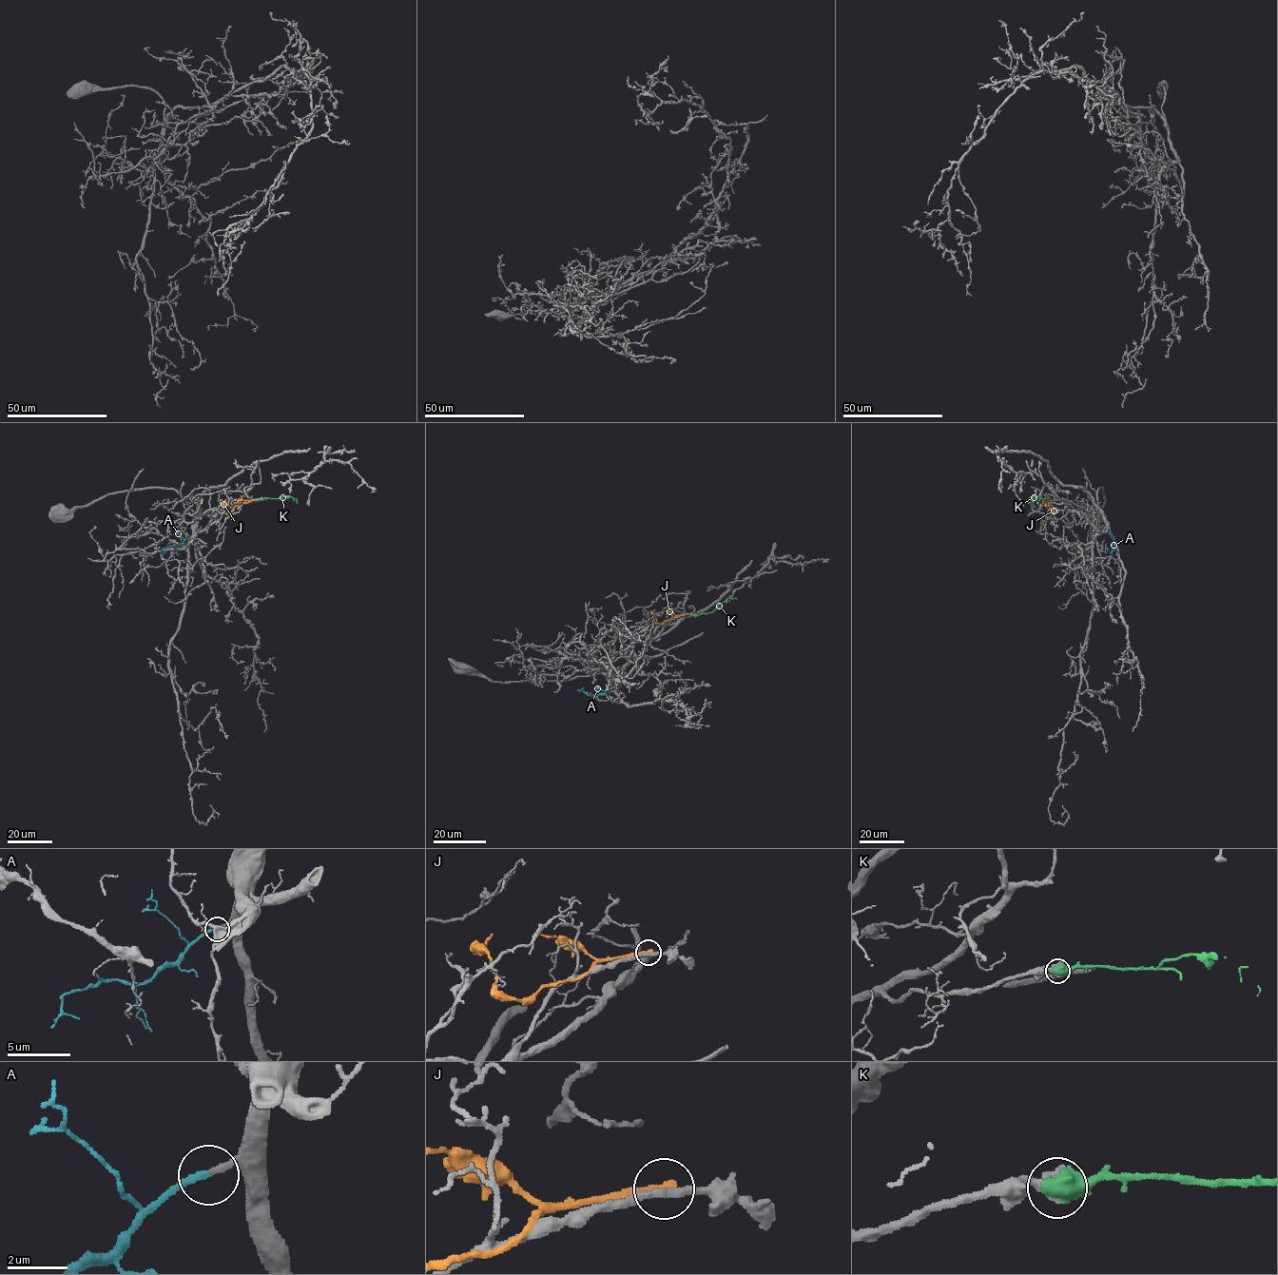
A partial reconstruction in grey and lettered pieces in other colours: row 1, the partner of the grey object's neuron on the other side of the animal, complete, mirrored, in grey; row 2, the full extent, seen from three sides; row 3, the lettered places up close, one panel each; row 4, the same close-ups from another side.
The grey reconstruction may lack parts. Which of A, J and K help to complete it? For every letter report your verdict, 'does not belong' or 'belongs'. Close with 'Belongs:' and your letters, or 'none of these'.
A: belongs
J: does not belong
K: belongs
Belongs: A, K

